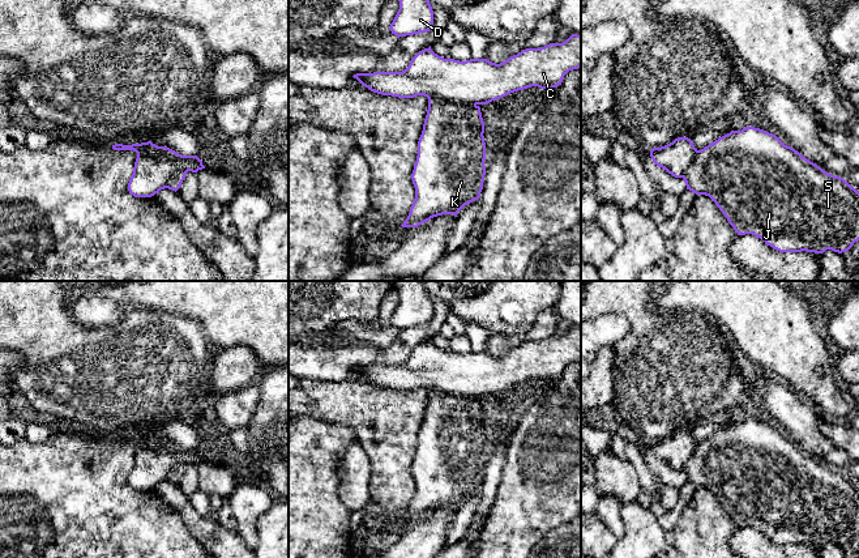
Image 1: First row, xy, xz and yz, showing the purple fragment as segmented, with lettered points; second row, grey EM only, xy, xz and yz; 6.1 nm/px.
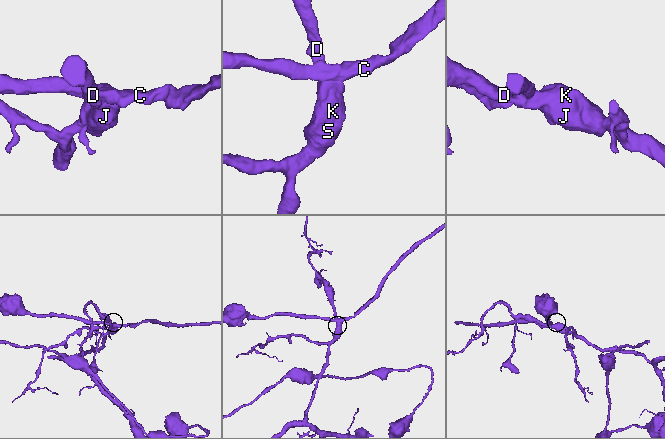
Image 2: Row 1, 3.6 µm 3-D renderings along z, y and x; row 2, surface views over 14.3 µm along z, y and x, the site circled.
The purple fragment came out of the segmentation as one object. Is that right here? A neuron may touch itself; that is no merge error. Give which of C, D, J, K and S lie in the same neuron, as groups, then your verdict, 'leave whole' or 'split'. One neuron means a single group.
C / D J K S | split

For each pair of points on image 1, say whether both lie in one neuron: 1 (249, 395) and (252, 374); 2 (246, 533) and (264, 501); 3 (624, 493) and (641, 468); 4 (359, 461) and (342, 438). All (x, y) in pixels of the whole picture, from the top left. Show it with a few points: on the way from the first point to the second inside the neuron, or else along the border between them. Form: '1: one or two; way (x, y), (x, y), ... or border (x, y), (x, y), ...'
1: two; border (256, 384), (222, 395)
2: one; way (246, 525), (246, 519), (256, 508)
3: two; border (627, 460), (635, 468), (642, 489)
4: two; border (355, 441), (342, 454)

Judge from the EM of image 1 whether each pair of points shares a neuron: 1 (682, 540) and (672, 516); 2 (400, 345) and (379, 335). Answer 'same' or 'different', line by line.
1: different
2: different

